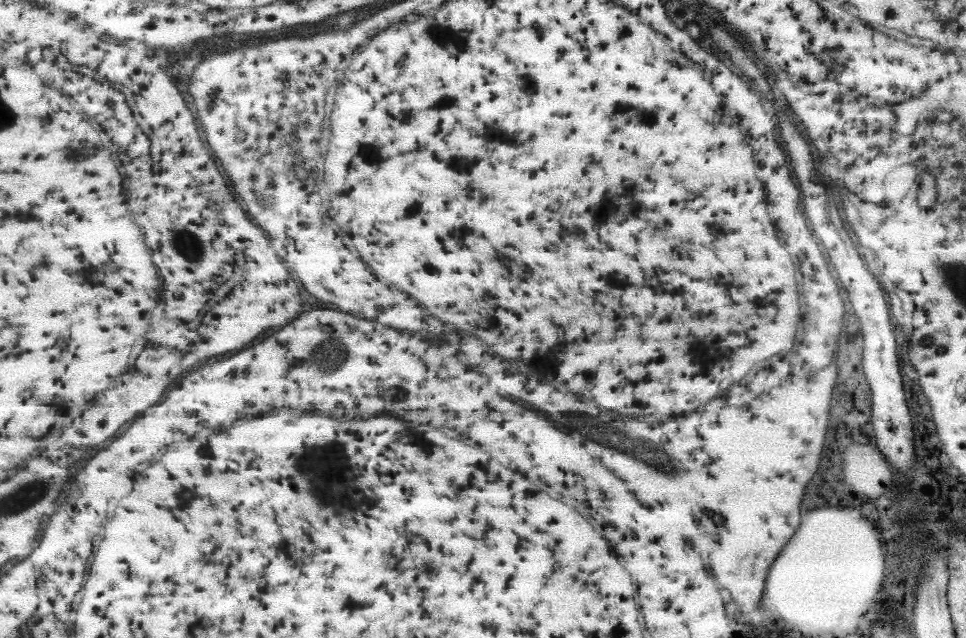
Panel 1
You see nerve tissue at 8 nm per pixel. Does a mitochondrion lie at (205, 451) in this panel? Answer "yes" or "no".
no

